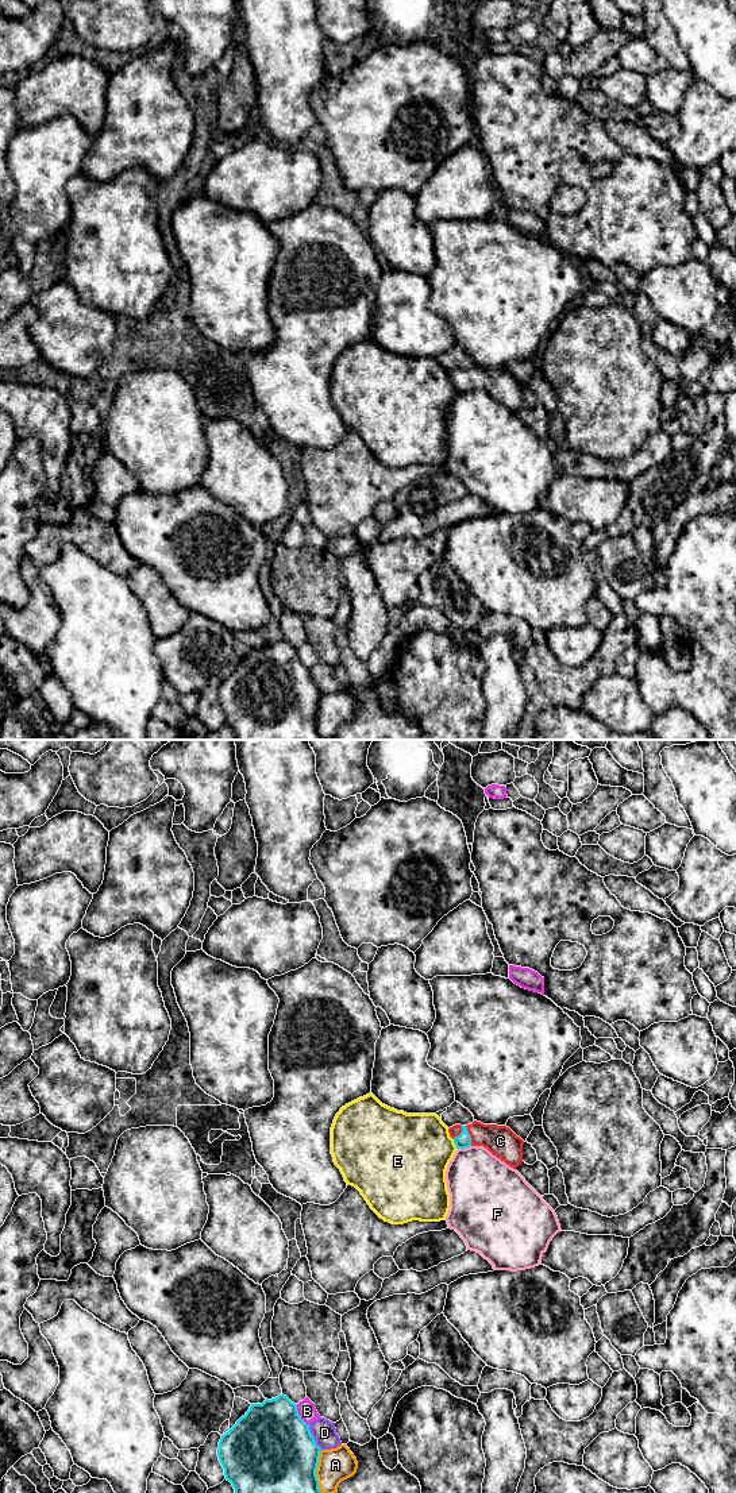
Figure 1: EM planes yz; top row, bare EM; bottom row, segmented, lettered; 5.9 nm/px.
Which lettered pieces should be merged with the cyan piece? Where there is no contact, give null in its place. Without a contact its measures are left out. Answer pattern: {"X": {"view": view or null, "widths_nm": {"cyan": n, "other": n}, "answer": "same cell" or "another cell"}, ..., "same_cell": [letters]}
{"A": {"view": "yz", "widths_nm": {"cyan": 460, "other": 200}, "answer": "another cell"}, "B": {"view": "yz", "widths_nm": {"cyan": 500, "other": 100}, "answer": "another cell"}, "C": {"view": "yz", "widths_nm": {"cyan": 90, "other": 180}, "answer": "same cell"}, "D": {"view": "yz", "widths_nm": {"cyan": 480, "other": 140}, "answer": "another cell"}, "E": {"view": "yz", "widths_nm": {"cyan": 90, "other": 440}, "answer": "another cell"}, "F": {"view": "yz", "widths_nm": {"cyan": 90, "other": 380}, "answer": "another cell"}, "same_cell": ["C"]}

